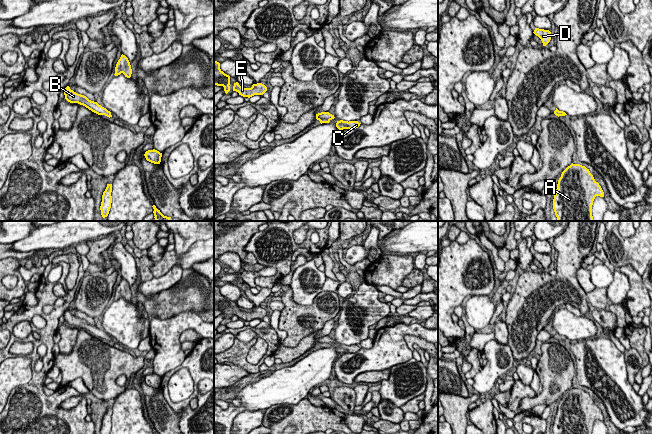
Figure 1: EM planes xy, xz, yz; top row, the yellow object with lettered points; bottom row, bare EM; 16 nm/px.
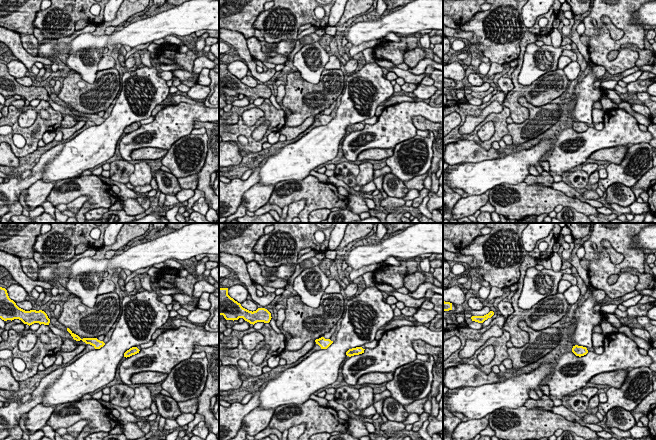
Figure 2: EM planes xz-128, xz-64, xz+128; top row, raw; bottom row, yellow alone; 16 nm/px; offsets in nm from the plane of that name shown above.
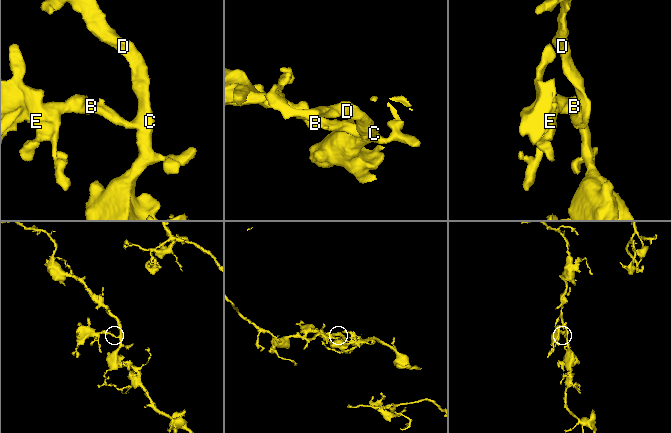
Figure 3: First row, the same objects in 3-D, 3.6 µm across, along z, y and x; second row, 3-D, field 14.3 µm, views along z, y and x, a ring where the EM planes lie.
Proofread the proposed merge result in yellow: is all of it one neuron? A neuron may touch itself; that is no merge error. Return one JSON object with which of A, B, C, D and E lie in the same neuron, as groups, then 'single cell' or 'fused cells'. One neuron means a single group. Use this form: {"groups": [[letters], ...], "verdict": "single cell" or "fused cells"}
{"groups": [["A", "B", "C", "D", "E"]], "verdict": "single cell"}

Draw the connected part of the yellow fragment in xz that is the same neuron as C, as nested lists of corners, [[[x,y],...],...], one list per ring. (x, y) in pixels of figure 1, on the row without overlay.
[[[337,345],[336,347],[336,351],[339,354],[343,354],[343,353],[356,353],[360,350],[361,347],[359,347],[358,345]]]

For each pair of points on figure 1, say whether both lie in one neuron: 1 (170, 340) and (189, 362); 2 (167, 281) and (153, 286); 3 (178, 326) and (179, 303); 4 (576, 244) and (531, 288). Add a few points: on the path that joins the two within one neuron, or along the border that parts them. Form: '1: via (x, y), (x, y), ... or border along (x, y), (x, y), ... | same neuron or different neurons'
1: border along (186, 356), (179, 365), (167, 371) | different neurons
2: via (164, 282), (156, 285) | same neuron
3: border along (198, 313), (183, 311), (168, 318), (156, 317) | different neurons
4: via (569, 259), (567, 268), (546, 284) | same neuron

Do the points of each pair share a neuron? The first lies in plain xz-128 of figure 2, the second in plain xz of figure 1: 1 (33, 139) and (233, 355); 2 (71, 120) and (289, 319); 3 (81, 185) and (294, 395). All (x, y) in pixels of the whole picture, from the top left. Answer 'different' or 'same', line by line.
1: same
2: same
3: different

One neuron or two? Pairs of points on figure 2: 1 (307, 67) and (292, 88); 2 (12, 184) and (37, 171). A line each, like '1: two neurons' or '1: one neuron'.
1: two neurons
2: one neuron

